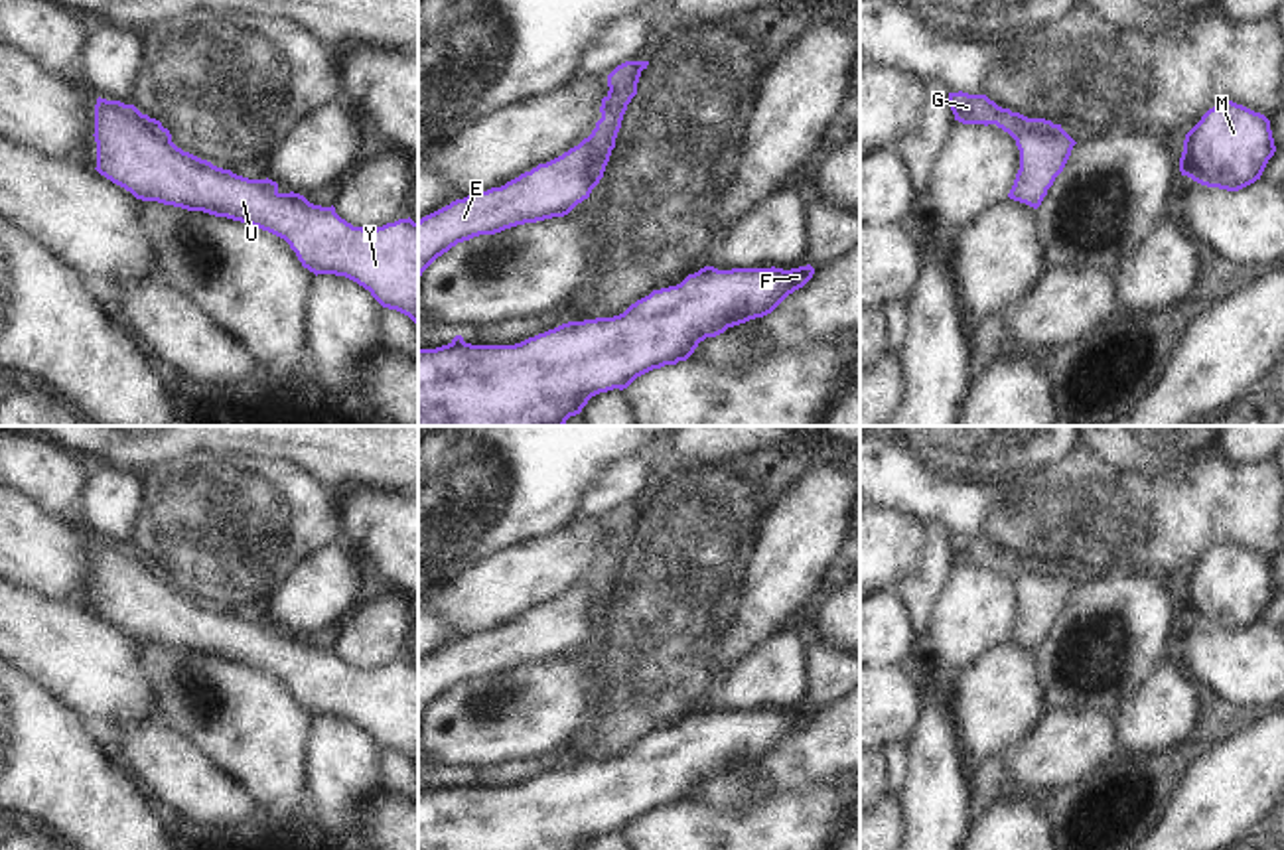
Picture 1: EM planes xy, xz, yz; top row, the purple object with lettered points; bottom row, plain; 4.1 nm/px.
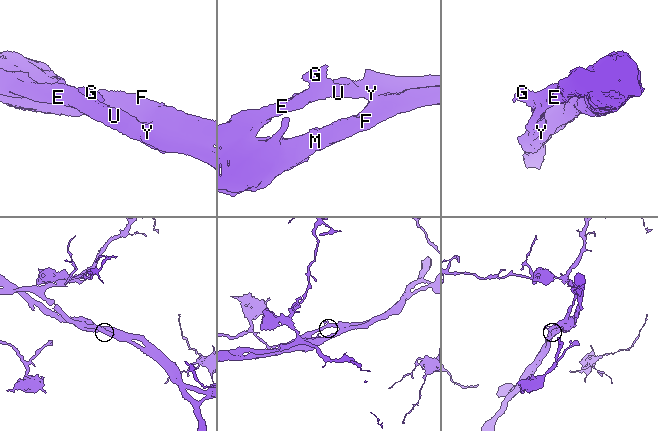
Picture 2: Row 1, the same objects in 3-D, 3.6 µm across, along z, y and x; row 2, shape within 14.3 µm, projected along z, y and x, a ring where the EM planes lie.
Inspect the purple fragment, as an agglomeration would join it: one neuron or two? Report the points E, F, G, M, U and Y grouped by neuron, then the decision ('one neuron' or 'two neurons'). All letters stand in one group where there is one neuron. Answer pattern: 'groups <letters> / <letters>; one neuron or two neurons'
groups E F M U Y / G; two neurons

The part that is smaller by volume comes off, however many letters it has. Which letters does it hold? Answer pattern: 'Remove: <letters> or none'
Remove: G

